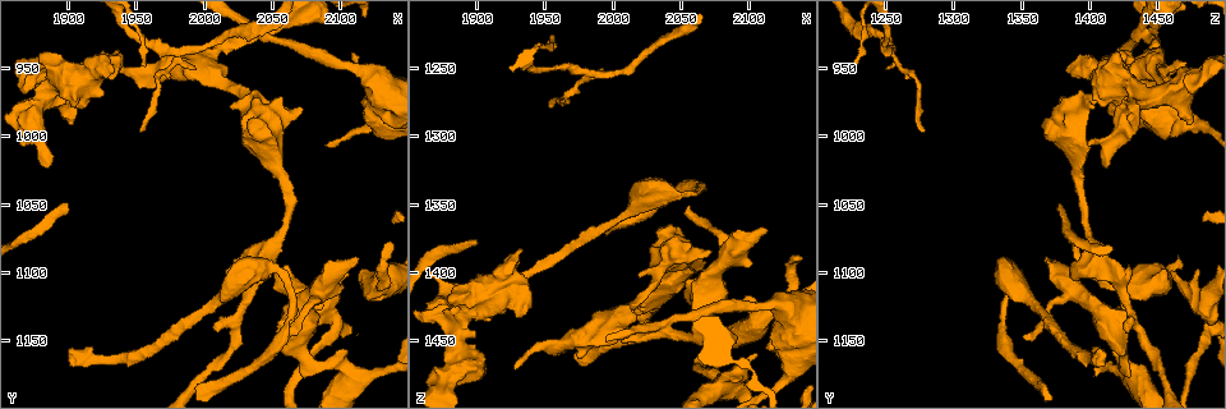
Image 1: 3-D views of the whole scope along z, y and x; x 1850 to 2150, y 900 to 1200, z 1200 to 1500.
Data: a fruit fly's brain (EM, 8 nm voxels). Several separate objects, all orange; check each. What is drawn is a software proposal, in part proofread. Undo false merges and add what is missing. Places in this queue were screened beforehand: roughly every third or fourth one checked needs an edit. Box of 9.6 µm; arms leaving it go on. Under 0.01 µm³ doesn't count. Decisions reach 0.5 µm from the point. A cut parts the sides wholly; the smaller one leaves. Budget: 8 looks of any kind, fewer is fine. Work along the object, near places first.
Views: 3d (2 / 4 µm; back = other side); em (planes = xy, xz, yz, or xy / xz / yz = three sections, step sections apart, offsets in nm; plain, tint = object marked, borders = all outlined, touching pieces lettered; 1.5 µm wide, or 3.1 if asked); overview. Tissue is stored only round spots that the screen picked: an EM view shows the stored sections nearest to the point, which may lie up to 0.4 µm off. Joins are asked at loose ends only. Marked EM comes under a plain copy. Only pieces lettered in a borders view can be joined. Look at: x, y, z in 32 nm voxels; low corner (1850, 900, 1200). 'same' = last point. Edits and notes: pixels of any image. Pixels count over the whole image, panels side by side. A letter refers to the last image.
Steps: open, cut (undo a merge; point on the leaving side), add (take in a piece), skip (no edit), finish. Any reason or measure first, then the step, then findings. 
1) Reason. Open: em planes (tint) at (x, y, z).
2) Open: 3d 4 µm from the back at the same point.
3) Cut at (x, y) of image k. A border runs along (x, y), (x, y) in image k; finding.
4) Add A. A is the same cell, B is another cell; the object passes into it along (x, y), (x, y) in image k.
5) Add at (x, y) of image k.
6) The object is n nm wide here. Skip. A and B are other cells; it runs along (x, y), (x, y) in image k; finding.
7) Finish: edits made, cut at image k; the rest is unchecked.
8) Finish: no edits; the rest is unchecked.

Branch stops here. Open: em planes (borders) at (1898, 990, 1472).

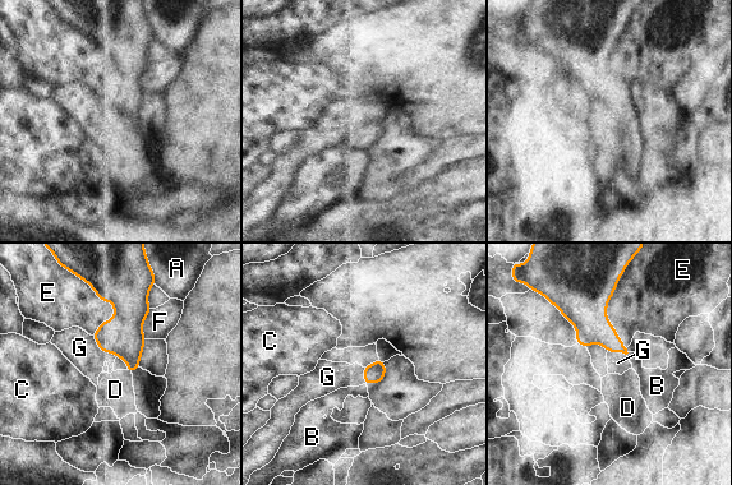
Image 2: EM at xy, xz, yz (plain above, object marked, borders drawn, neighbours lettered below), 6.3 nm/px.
Add D. D is the same cell, A, B, C, E, F and G are other cells; the object passes into it along (123, 336), (128, 372), (115, 389) in image 2; the cell continues.

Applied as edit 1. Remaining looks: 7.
Branch stops here. Open: em planes (borders) at (2048, 974, 1392).

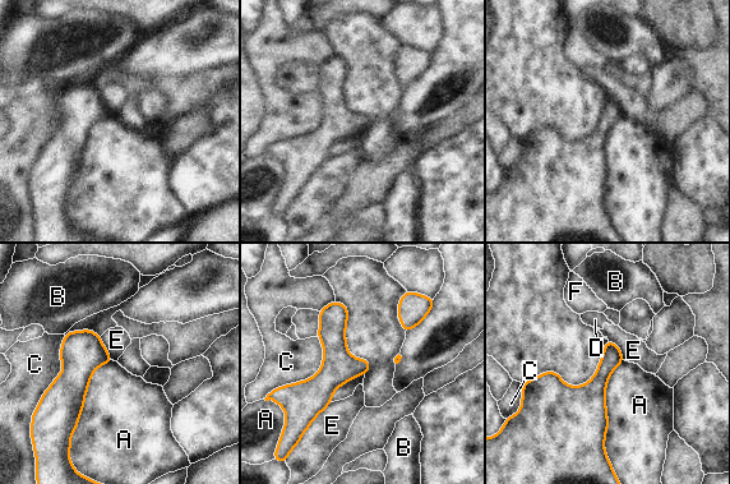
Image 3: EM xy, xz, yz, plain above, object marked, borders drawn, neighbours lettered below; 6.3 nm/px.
The longest contact is with A, 600 nm. Skip. A, B, C, D, E and F are other cells; a border runs along (624, 360), (605, 392), (604, 450) in image 3; no lettered piece goes on from it.

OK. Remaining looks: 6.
Thin end. Open: em xz step 8 (tint) at (1956, 996, 1280).

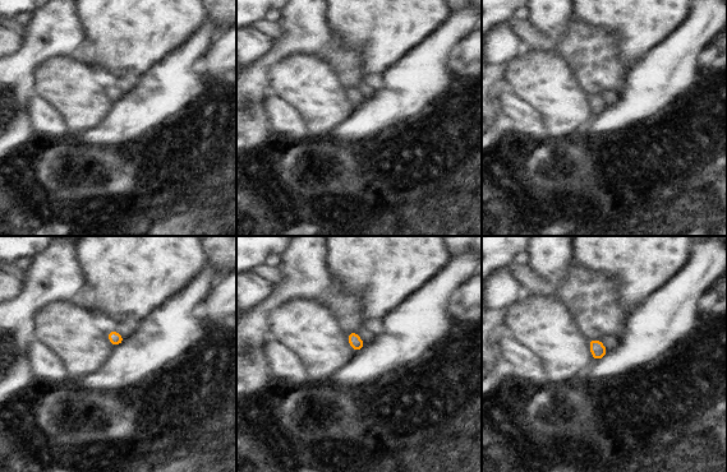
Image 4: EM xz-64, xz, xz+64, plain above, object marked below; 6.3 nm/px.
Open: em planes (borders) at the same point.

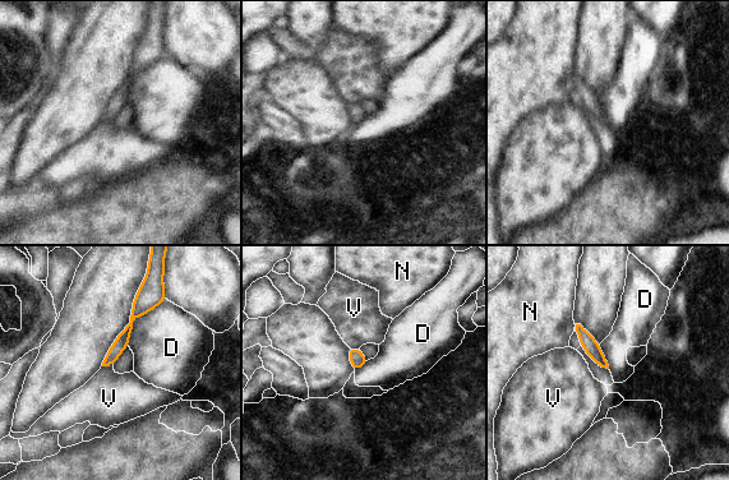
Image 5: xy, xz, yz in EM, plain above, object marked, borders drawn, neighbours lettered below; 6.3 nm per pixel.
The object is 80 nm wide here. Skip. D, N and V are other cells; a border runs along (166, 299), (133, 322), (127, 345) in image 5; no lettered piece goes on from it.

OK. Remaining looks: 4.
Finish: edits made, add at image 2; the rest is unchecked.

